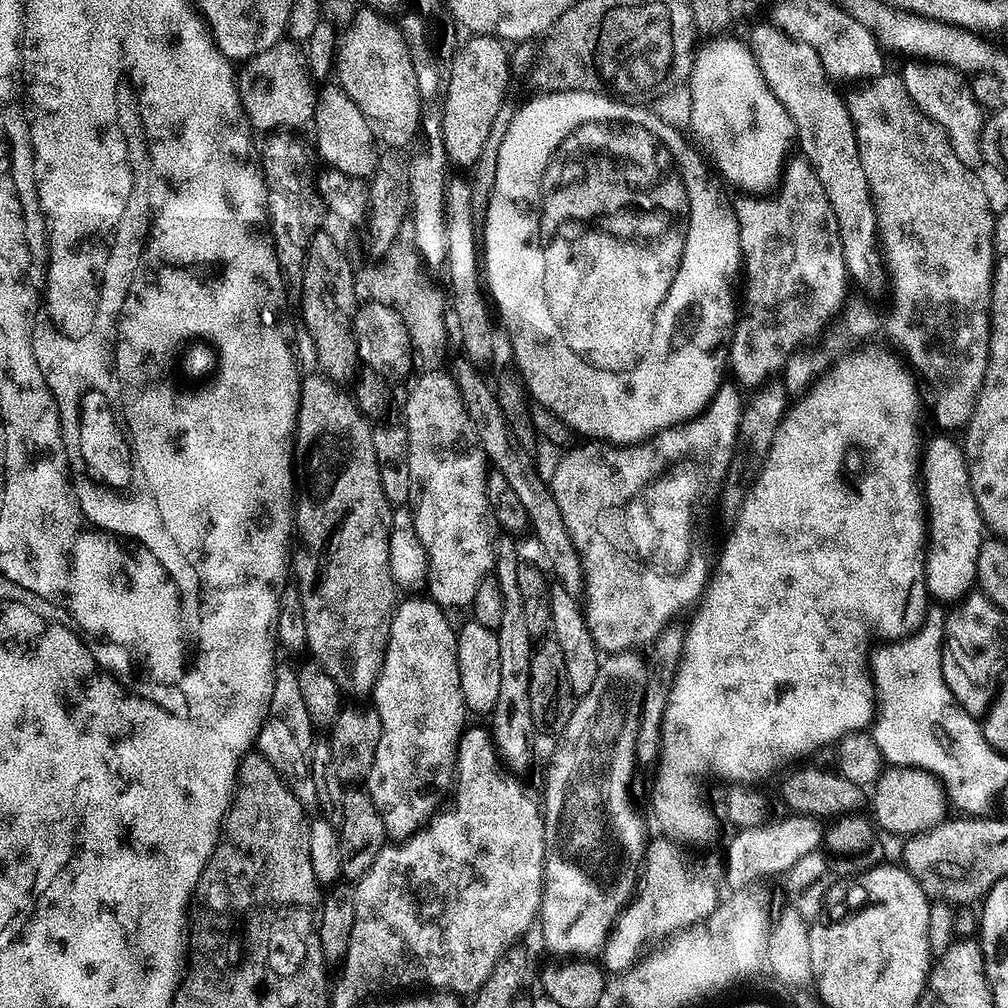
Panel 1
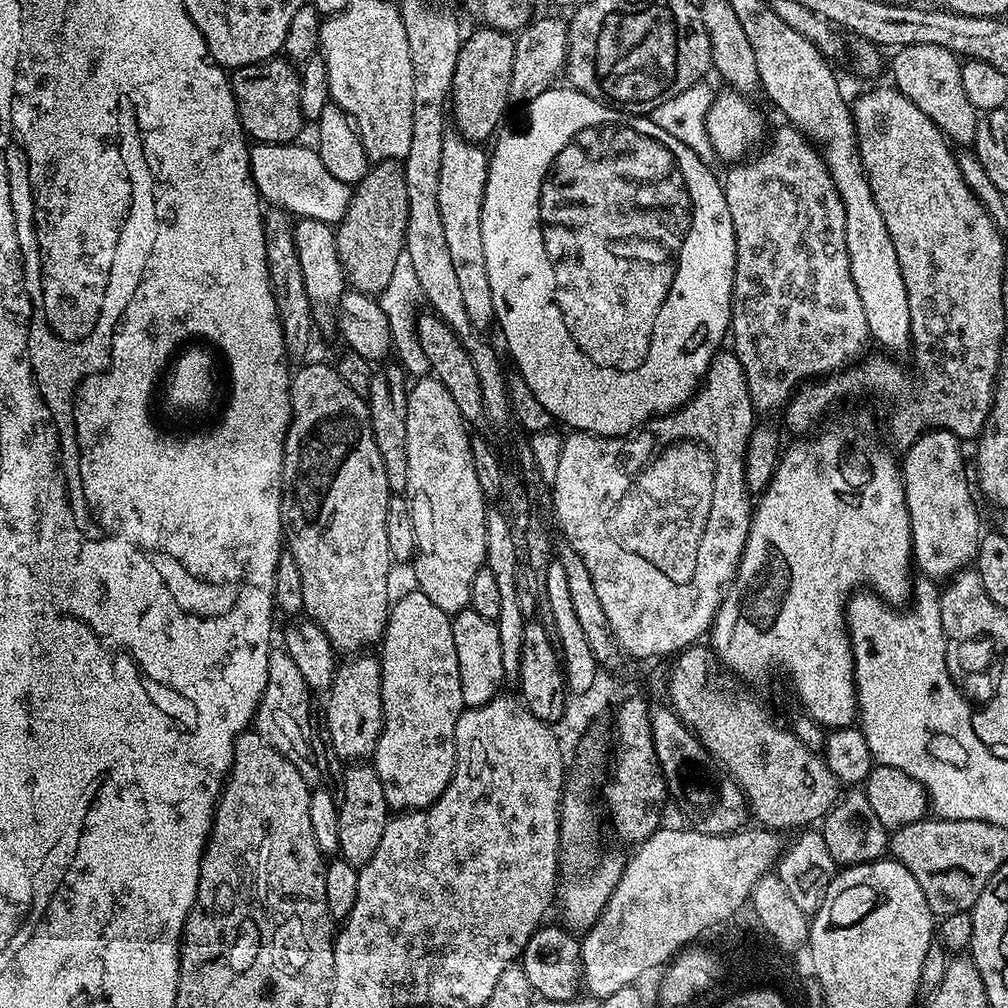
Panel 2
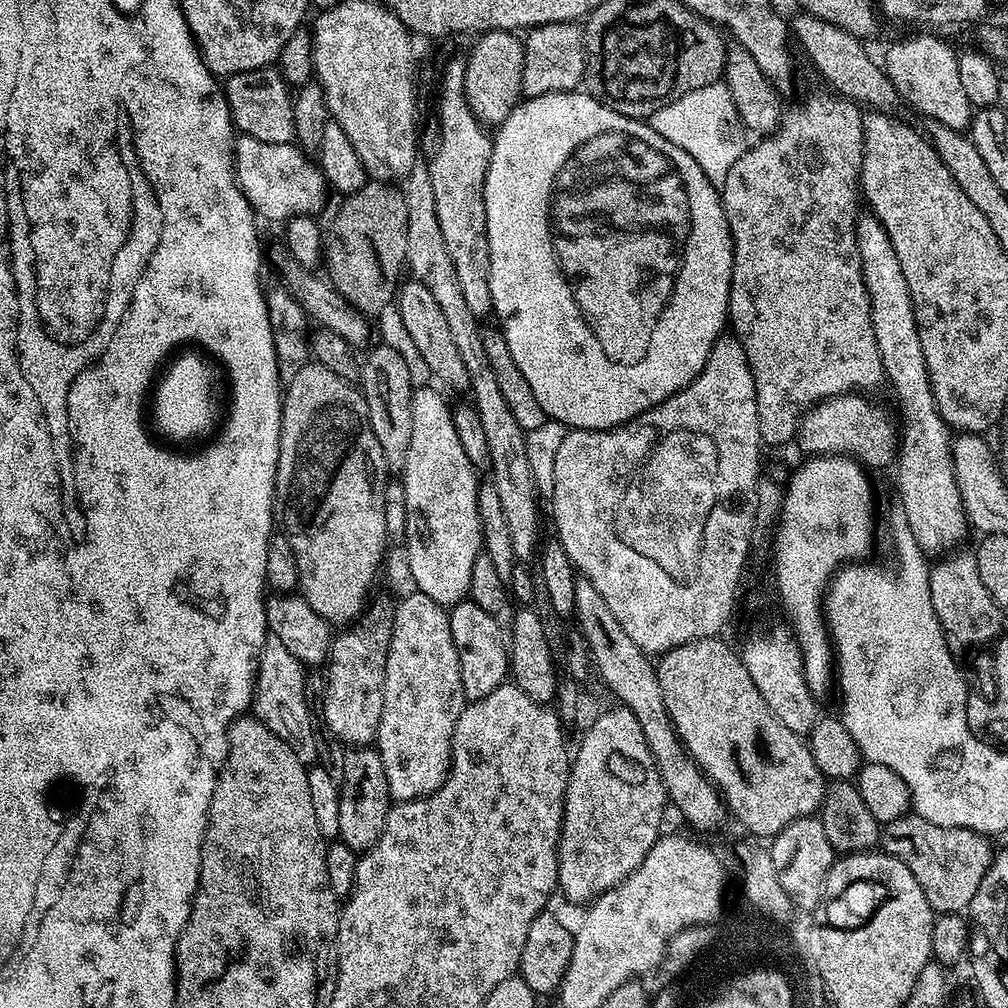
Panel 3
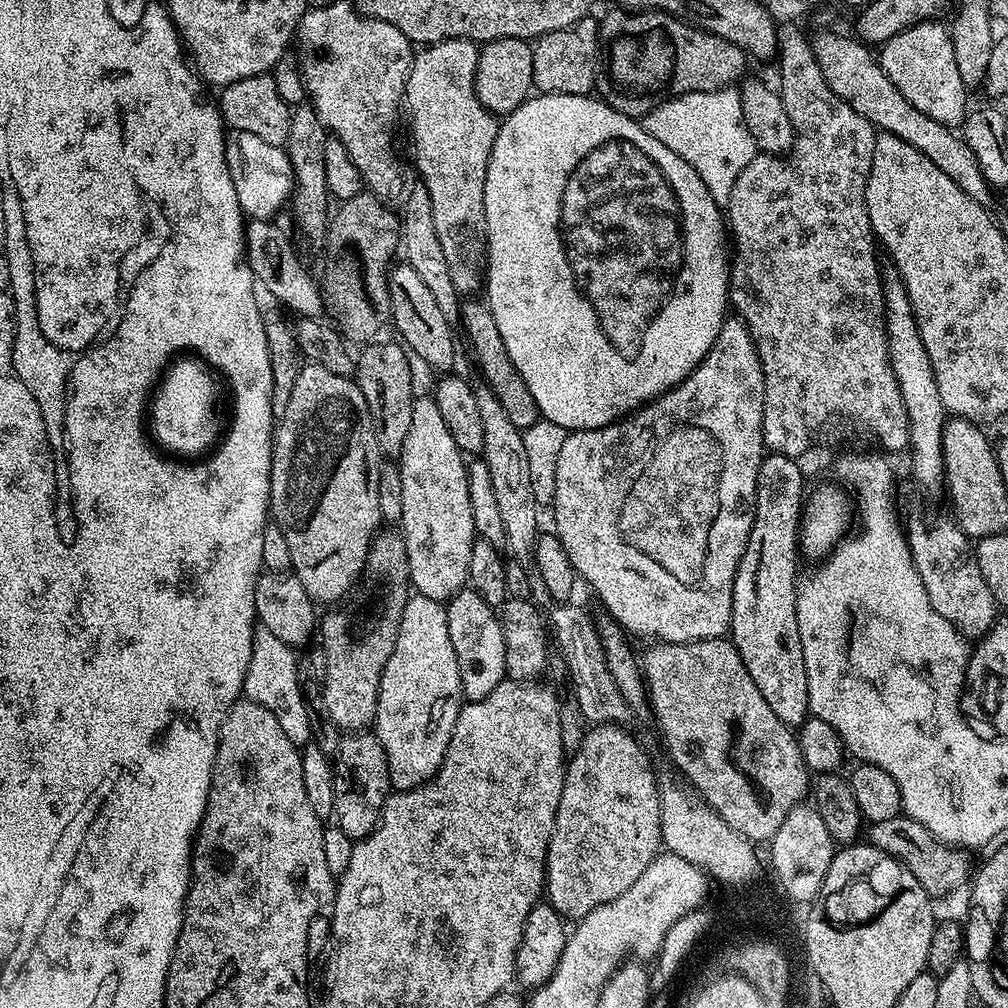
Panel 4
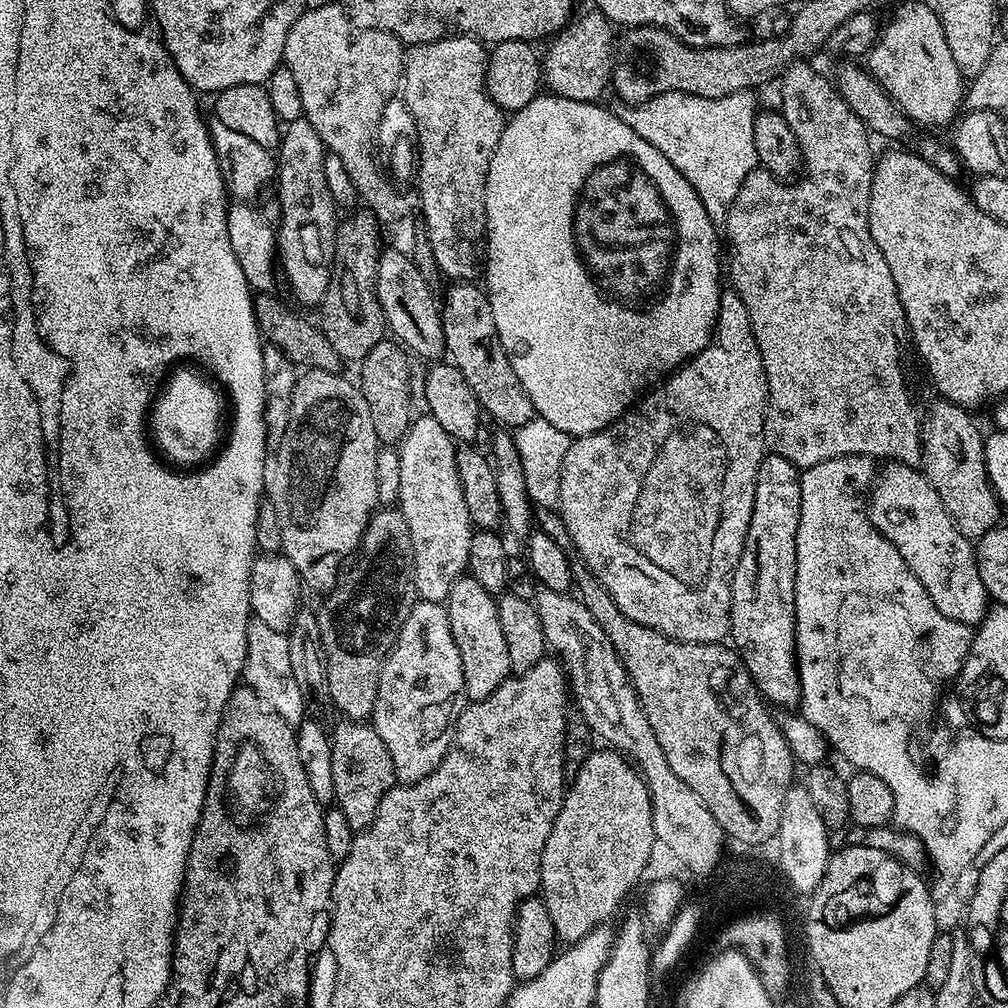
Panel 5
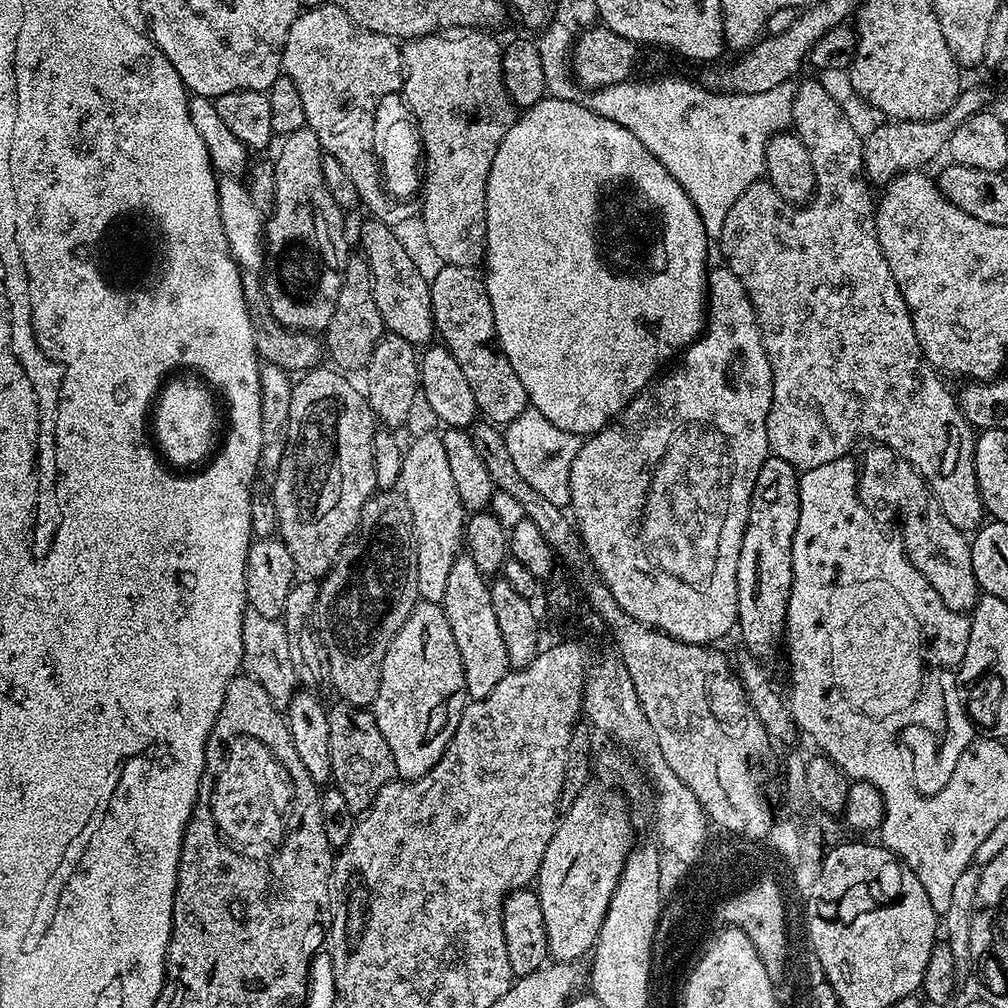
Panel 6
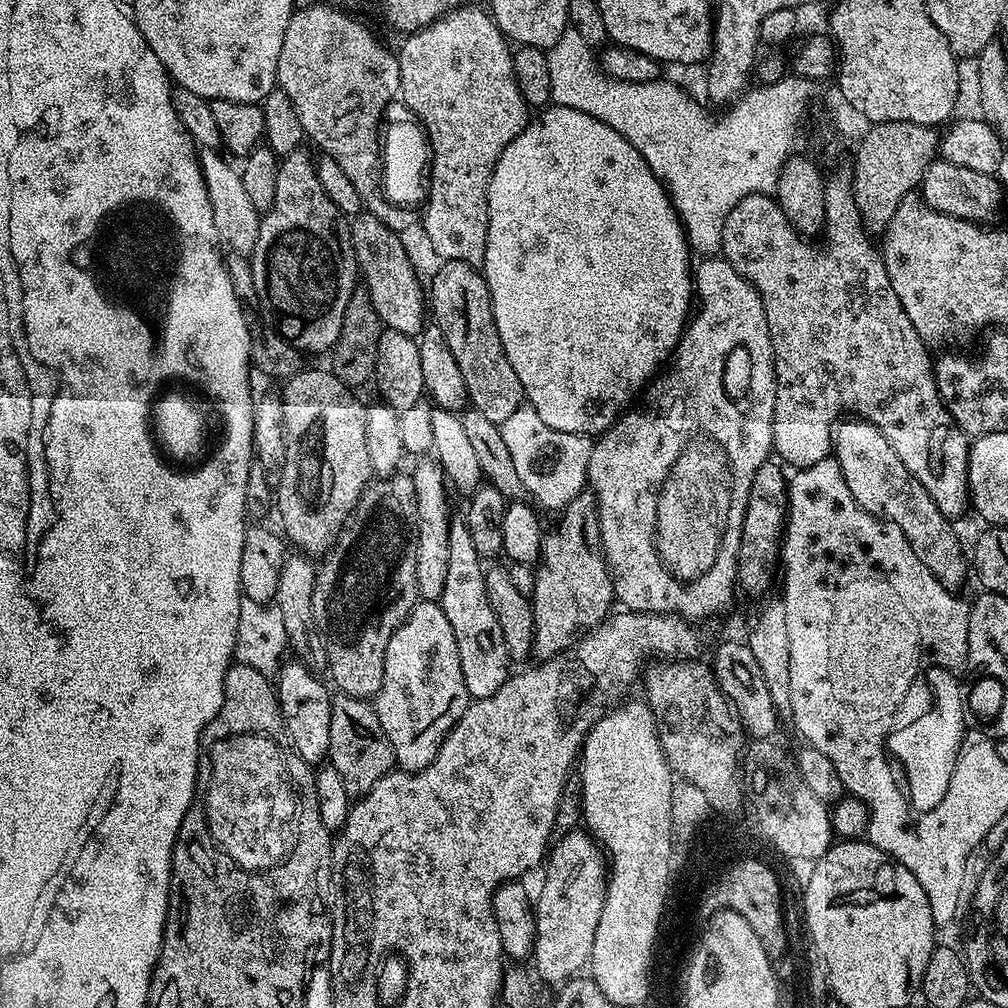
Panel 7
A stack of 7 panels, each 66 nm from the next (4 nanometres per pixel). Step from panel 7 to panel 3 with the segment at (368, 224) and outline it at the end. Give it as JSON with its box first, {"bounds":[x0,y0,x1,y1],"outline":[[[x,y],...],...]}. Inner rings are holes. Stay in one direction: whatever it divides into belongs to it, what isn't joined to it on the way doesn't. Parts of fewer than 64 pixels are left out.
{"bounds":[398,279,469,393],"outline":[[[405,279],[398,288],[398,307],[406,331],[410,333],[410,339],[414,341],[418,354],[426,358],[426,366],[430,366],[433,377],[437,381],[441,380],[445,384],[443,385],[445,389],[453,388],[456,392],[467,393],[469,385],[465,363],[462,362],[461,355],[454,346],[453,335],[450,334],[450,327],[446,323],[441,307],[426,290],[426,286],[416,279]]]}

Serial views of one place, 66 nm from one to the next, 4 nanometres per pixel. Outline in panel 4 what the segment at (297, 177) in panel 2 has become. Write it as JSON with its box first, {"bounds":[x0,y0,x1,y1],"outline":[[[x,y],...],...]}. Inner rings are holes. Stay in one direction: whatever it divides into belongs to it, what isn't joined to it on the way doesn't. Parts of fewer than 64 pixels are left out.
{"bounds":[224,128,296,220],"outline":[[[237,128],[227,133],[224,149],[230,180],[234,182],[234,194],[238,194],[238,206],[245,217],[253,220],[273,219],[289,203],[292,189],[296,187],[287,151],[281,146],[270,146],[270,142],[263,138]]]}

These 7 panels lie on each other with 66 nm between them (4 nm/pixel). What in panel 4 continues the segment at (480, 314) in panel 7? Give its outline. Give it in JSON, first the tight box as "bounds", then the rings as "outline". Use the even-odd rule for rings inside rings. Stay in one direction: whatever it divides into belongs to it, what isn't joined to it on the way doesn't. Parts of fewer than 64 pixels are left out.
{"bounds":[459,298,542,430],"outline":[[[468,298],[461,303],[459,323],[464,326],[468,344],[472,347],[477,362],[480,363],[480,372],[484,375],[483,383],[502,404],[503,410],[514,426],[521,430],[534,426],[534,422],[542,419],[538,402],[534,402],[530,386],[522,382],[522,374],[518,374],[514,362],[510,362],[510,354],[506,354],[506,342],[502,342],[502,334],[498,334],[498,326],[494,326],[494,314],[483,299],[476,299],[480,298]]]}

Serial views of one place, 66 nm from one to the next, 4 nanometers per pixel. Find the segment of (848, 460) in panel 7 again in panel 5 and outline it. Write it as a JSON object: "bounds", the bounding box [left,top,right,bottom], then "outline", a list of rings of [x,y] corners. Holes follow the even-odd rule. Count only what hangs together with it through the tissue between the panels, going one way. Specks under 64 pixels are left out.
{"bounds":[866,464,990,626],"outline":[[[888,464],[877,471],[875,480],[872,481],[870,495],[866,500],[866,511],[872,520],[872,525],[883,532],[891,544],[902,554],[902,562],[910,566],[914,578],[926,586],[926,594],[930,594],[930,602],[938,606],[946,618],[954,618],[954,622],[962,622],[975,626],[982,622],[988,613],[990,597],[986,586],[982,586],[982,574],[978,574],[978,562],[973,541],[966,539],[954,526],[946,506],[942,506],[942,498],[938,490],[929,482],[919,467],[911,468],[908,464]]]}

